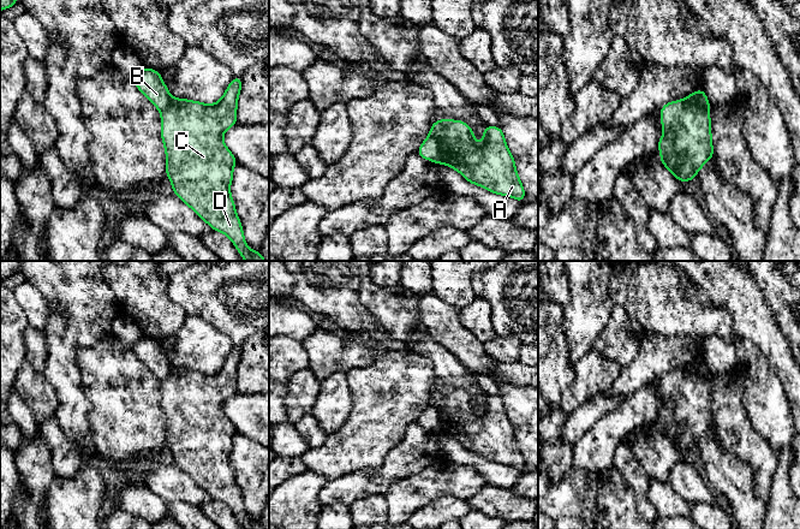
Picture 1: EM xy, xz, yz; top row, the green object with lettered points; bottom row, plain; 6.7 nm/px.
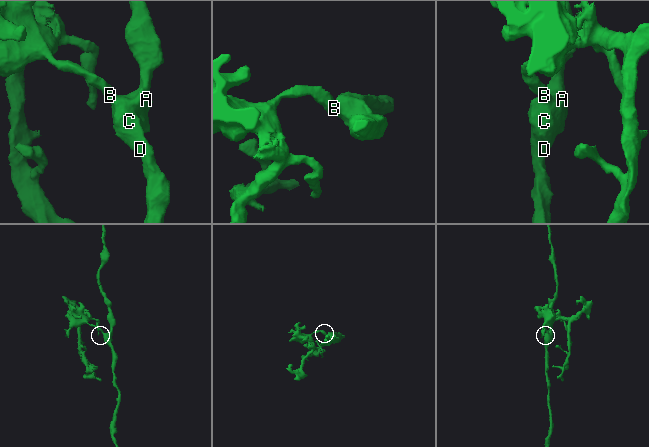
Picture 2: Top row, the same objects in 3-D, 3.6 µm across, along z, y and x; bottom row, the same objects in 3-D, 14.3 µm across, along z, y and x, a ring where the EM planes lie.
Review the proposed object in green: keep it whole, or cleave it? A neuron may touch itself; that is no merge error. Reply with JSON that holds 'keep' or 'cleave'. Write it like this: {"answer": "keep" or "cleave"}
{"answer": "cleave"}

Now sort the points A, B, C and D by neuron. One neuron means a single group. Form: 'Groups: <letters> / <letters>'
Groups: A C D / B

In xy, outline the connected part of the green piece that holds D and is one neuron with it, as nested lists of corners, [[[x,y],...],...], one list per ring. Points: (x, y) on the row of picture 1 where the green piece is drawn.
[[[235,76],[221,100],[213,105],[172,97],[169,105],[161,111],[161,138],[166,149],[166,173],[173,194],[214,231],[226,234],[245,261],[265,261],[261,251],[252,251],[245,244],[244,231],[229,191],[233,167],[238,161],[222,139],[223,132],[238,123],[237,105],[241,83],[243,78]]]

